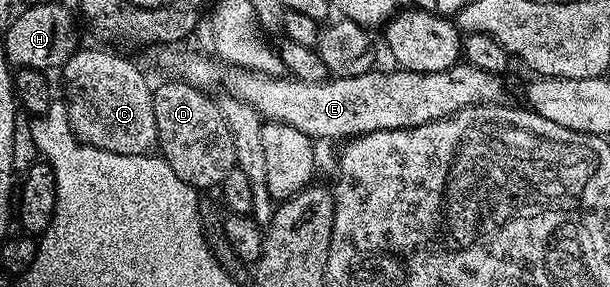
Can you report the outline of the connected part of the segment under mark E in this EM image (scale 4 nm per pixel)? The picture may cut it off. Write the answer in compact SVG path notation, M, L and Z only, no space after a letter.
M165 48L160 51L161 66L170 70L174 79L187 81L204 91L221 82L228 97L243 100L261 114L262 119L291 124L291 128L299 128L299 132L314 140L341 137L348 140L376 130L406 130L440 118L451 118L463 108L495 106L506 101L505 86L498 75L483 72L468 64L458 64L447 72L430 74L400 68L380 74L380 69L374 68L363 76L301 82L292 76L266 76L256 74L254 70L222 65L208 53L205 55L197 50L181 49L185 48Z

